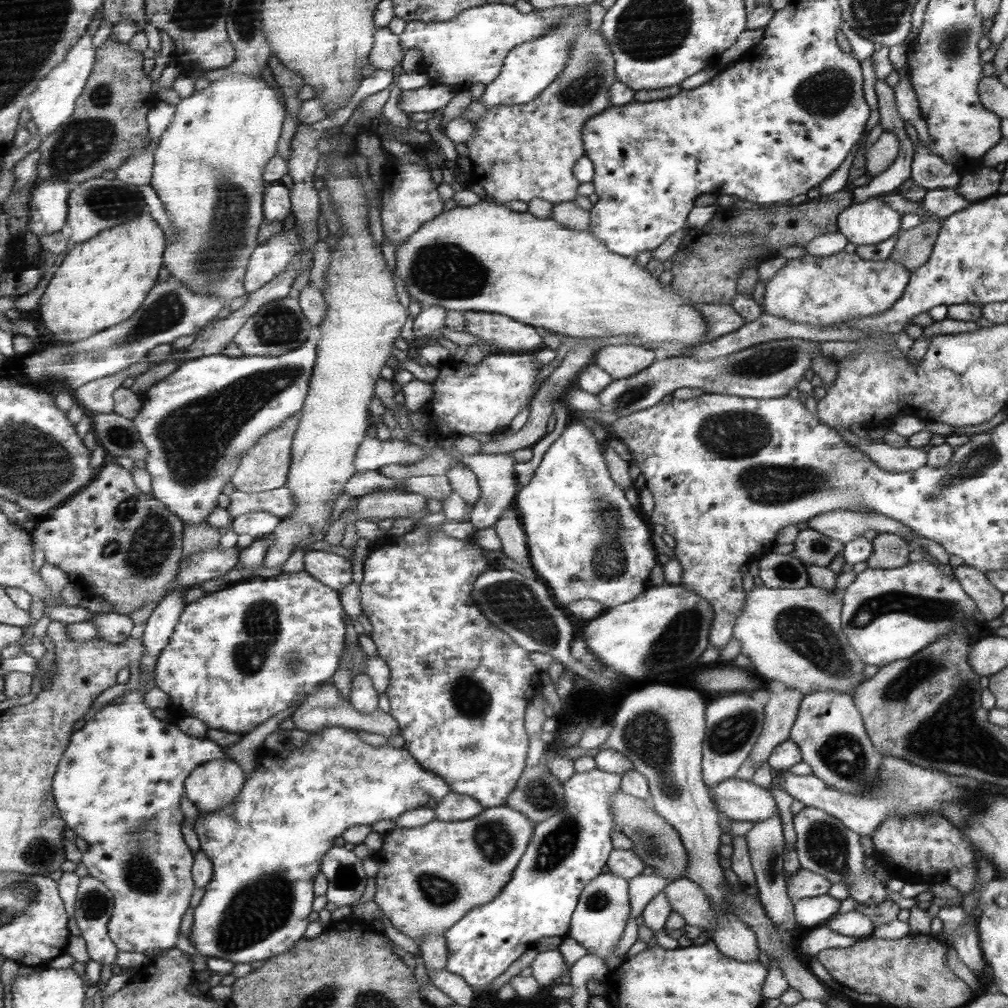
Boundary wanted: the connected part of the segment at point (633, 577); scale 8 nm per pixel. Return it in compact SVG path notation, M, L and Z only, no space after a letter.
M574 418L544 453L533 479L519 487L514 500L513 507L525 528L532 569L549 588L558 608L564 609L571 621L579 621L568 610L573 600L591 598L615 608L644 594L650 572L658 564L648 524L630 506L622 492L623 488L616 481L612 482L610 473L602 446L582 419Z

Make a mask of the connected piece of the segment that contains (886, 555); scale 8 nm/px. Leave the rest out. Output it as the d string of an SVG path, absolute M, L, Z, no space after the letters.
M899 534L878 535L871 541L873 549L866 562L853 565L855 573L860 573L870 568L900 568L909 563L911 547L904 537Z

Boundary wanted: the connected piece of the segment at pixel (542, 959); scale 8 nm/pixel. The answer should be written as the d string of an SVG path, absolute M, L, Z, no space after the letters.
M558 949L538 953L530 968L533 970L532 976L543 988L548 989L561 984L561 978L567 972L566 961Z

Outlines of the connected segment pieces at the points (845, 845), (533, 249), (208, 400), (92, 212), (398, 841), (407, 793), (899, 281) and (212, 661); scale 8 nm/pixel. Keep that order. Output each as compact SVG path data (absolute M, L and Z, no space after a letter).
M805 807L793 816L793 824L797 834L795 849L799 856L802 868L811 870L832 882L848 882L850 885L850 898L858 903L871 905L880 904L887 897L887 888L878 886L874 879L869 877L865 867L865 855L860 835L856 834L842 824L835 816L829 815L825 810Z
M481 201L475 206L457 207L453 210L446 210L436 216L428 223L424 223L414 234L405 238L405 244L395 250L396 264L394 274L404 282L404 288L411 300L419 302L422 306L441 306L447 311L466 312L489 312L509 316L522 324L538 328L541 326L557 334L572 336L583 339L584 337L618 336L619 334L634 335L640 339L644 346L648 347L651 342L680 342L696 346L703 342L703 336L707 331L705 317L697 311L696 305L687 296L681 296L675 288L662 288L659 278L654 277L645 265L640 266L634 256L620 256L618 253L610 252L604 241L598 240L589 230L578 231L568 229L554 219L542 219L528 212L519 214L512 212L506 205L498 205L487 201Z
M307 340L296 350L272 357L228 358L224 354L213 354L193 358L140 393L142 409L133 418L133 423L149 449L145 468L150 472L154 498L188 524L206 522L209 514L219 507L220 490L239 470L241 454L249 451L273 428L301 413L316 358L316 345Z
M98 177L74 188L68 227L72 242L84 244L70 252L66 264L51 280L40 306L42 322L58 340L80 342L122 324L148 298L165 262L168 240L147 208L140 188L119 178Z
M506 805L487 808L482 811L480 815L475 816L470 820L450 822L434 819L432 822L429 822L424 826L414 828L396 827L392 832L384 835L382 847L370 854L371 858L378 863L378 872L375 876L376 896L374 900L380 910L384 912L384 916L392 922L394 928L397 928L402 934L412 938L418 946L432 933L445 936L445 932L448 931L454 923L457 923L460 919L464 918L468 911L478 905L489 903L492 899L501 894L502 890L504 890L506 885L512 880L513 872L516 870L516 866L520 862L521 856L525 854L530 839L533 838L534 831L535 828L532 826L532 822L526 818L525 813L520 814L520 812L516 812L516 809L510 810Z
M330 726L324 730L313 732L310 741L300 749L282 752L266 749L262 755L258 756L256 763L255 771L245 781L243 791L232 804L218 811L200 812L196 824L193 824L201 844L201 850L213 861L214 872L212 882L206 887L206 893L195 908L193 923L189 932L189 941L198 950L198 954L221 958L234 964L253 964L254 966L273 959L275 956L284 955L286 951L296 946L304 938L306 926L310 924L308 916L312 914L314 882L318 871L320 871L320 860L336 837L342 836L347 828L356 825L372 826L375 822L381 820L395 820L395 818L402 816L404 812L417 808L434 809L452 790L447 781L438 776L437 773L426 769L408 749L404 747L394 748L390 744L377 748L372 747L360 740L356 729L344 728L343 726Z
M840 251L832 256L812 256L805 254L797 260L791 260L780 269L765 289L765 299L762 308L764 313L778 318L784 318L798 324L812 326L839 326L858 318L881 315L888 311L905 292L910 282L910 270L896 261L870 261L860 258L855 251L845 253Z
M305 570L300 573L280 573L277 577L267 579L250 579L208 593L204 597L186 604L185 612L178 620L176 631L168 646L162 651L157 659L156 686L169 696L168 709L175 720L194 716L202 720L207 728L212 730L223 730L224 732L236 732L245 735L252 732L262 722L272 718L278 712L284 712L290 706L296 706L308 692L312 692L322 682L328 681L334 676L336 670L341 666L342 642L346 634L346 623L344 623L344 608L342 607L339 592L330 588L323 581L319 581L311 573Z

